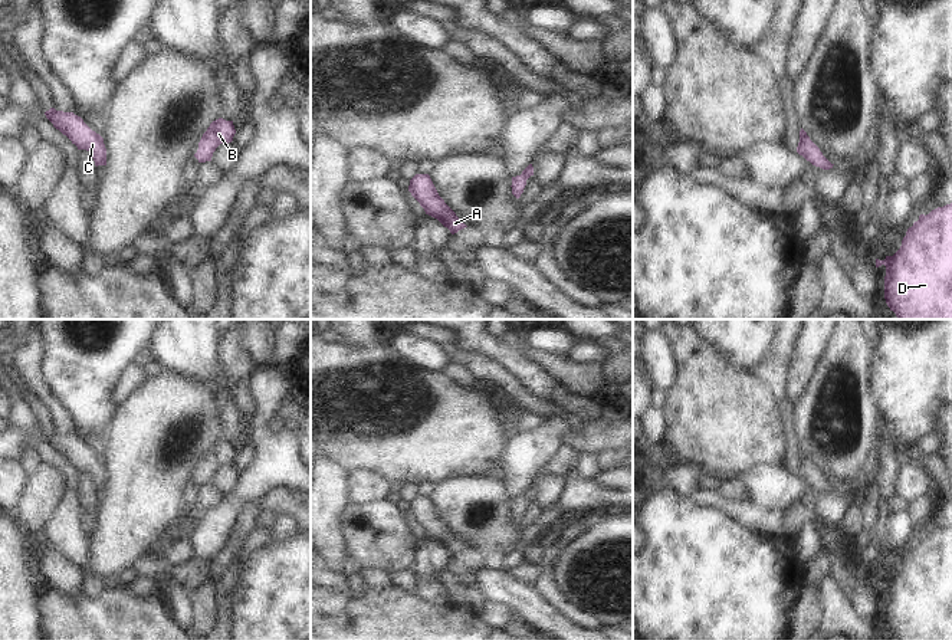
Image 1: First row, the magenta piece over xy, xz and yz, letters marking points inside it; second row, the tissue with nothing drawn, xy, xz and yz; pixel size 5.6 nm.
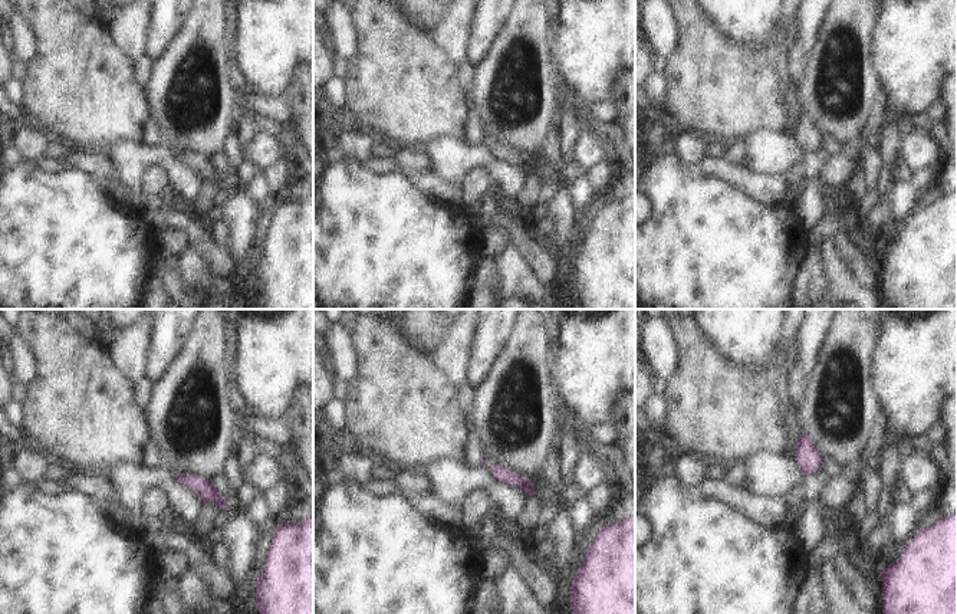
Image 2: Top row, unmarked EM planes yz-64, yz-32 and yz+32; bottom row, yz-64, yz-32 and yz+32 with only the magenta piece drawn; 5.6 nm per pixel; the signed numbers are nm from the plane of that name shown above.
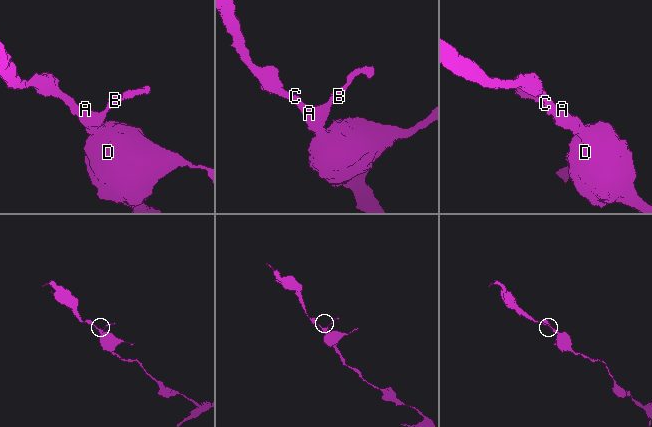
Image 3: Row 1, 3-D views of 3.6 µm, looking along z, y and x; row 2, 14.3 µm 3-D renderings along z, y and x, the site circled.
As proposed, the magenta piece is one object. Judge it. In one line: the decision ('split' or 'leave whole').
leave whole

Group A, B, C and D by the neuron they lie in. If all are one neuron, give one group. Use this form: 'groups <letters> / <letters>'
groups A B C D

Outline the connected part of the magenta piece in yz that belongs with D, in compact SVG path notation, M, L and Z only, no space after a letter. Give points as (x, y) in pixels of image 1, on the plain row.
M952 525L920 536L907 551L900 571L884 582L876 581L876 590L884 587L884 621L897 640L952 640Z

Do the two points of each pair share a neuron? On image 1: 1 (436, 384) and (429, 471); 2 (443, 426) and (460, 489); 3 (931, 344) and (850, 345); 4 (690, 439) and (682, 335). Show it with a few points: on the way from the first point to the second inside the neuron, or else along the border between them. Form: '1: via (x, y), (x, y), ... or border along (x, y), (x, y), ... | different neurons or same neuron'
1: via (436, 406), (429, 416), (429, 449) | same neuron
2: border along (482, 475), (452, 475), (435, 485) | different neurons
3: border along (876, 347), (869, 380) | different neurons
4: via (690, 413), (690, 361) | same neuron

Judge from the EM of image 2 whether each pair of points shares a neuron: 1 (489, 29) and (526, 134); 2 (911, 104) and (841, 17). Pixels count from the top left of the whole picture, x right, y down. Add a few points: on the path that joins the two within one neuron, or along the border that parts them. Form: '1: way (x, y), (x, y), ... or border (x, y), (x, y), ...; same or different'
1: border (509, 15), (489, 52), (474, 66); different
2: border (877, 23), (872, 36), (871, 65), (884, 88); different

